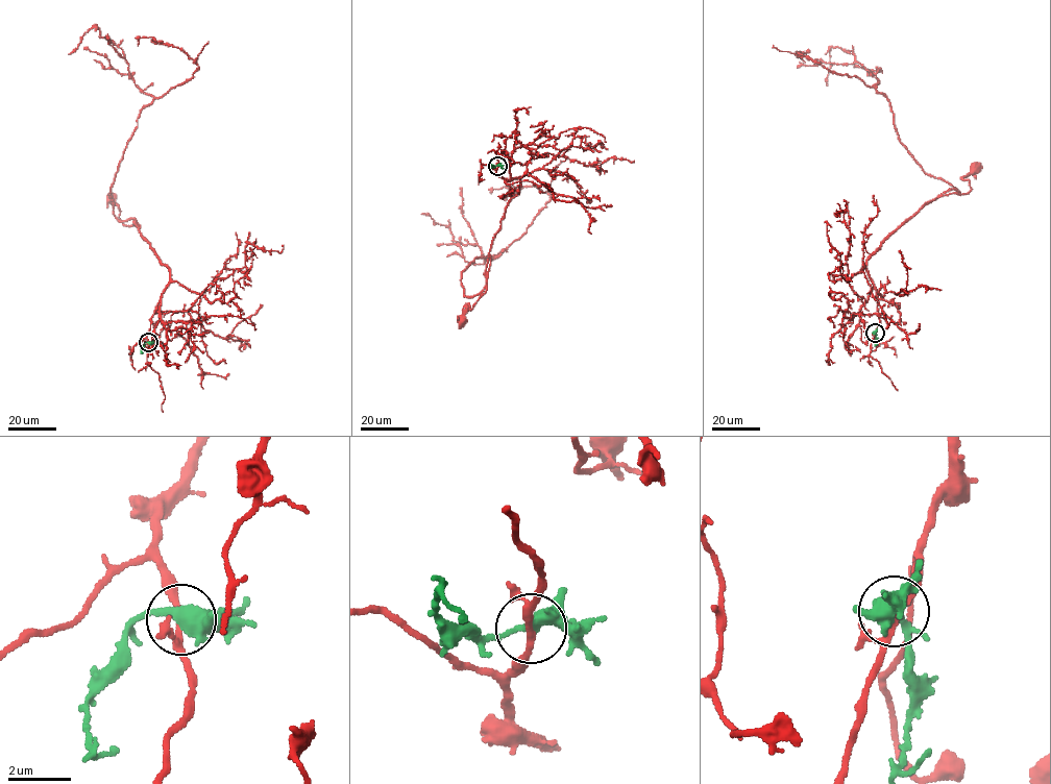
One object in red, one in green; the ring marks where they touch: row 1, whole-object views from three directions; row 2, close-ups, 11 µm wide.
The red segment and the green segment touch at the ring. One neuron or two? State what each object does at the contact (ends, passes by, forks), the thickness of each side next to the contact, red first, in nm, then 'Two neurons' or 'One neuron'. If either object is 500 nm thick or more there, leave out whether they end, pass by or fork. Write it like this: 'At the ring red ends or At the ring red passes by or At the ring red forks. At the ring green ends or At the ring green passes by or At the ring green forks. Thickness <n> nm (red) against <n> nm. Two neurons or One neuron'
At the ring red forks. At the ring green forks. Thickness 170 nm (red) against 360 nm. Two neurons

